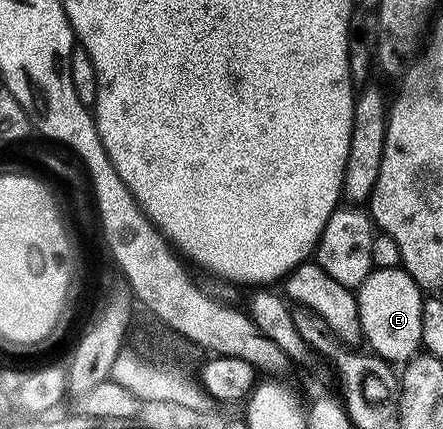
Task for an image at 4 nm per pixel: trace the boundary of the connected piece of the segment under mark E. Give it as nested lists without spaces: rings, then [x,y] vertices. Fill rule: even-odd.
[[[402,266],[375,267],[357,289],[355,300],[359,306],[359,327],[362,338],[372,352],[392,365],[403,365],[420,354],[421,309],[425,295],[404,271]]]

